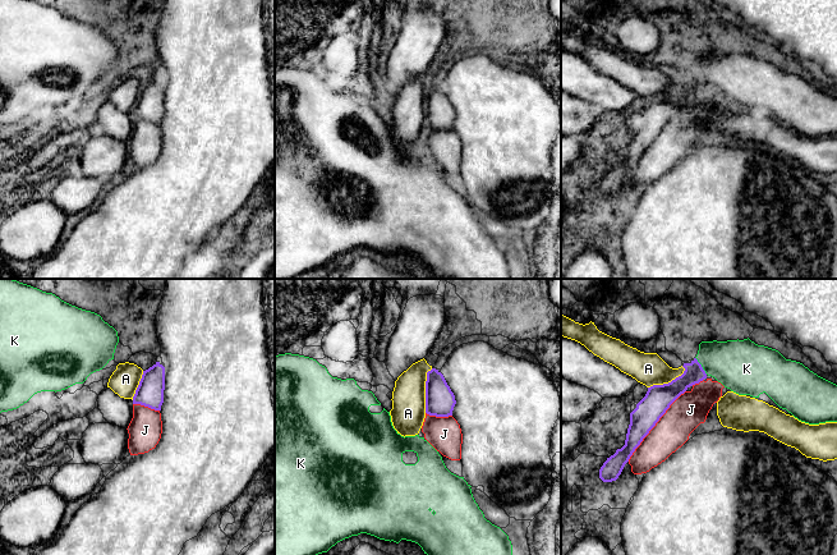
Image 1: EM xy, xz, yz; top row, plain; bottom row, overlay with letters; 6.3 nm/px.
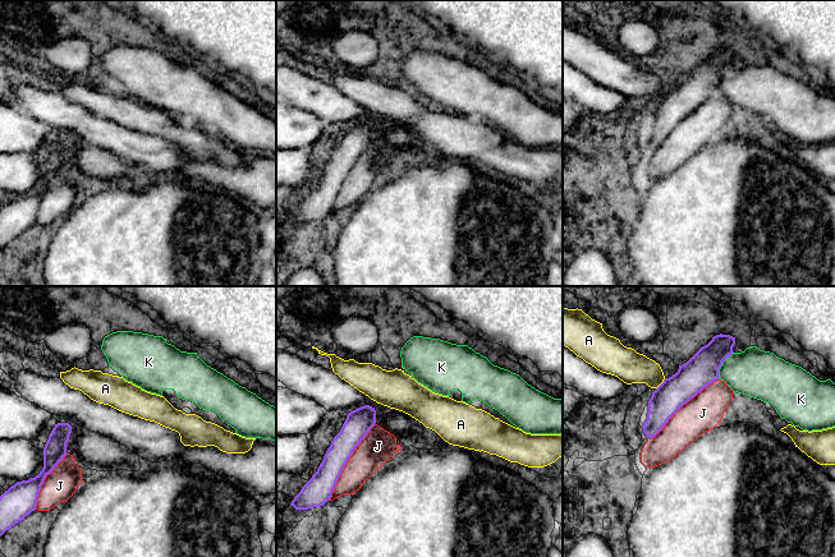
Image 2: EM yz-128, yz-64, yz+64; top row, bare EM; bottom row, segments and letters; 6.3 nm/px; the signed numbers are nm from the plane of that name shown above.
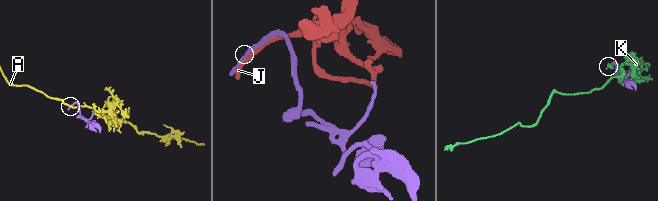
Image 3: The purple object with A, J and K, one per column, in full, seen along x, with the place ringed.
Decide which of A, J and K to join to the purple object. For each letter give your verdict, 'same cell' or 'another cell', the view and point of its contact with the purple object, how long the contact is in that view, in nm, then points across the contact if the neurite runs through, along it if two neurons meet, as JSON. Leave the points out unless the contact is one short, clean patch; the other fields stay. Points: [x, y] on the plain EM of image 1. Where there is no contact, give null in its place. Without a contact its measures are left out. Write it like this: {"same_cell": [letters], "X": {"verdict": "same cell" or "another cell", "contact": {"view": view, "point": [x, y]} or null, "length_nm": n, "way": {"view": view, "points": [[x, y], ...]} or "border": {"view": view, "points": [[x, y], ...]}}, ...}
{"same_cell": ["J"], "A": {"verdict": "another cell", "contact": {"view": "xz", "point": [426, 104]}, "length_nm": 280, "border": {"view": "xz", "points": [[432, 82], [427, 86], [424, 125]]}}, "J": {"verdict": "same cell", "contact": {"view": "yz", "point": [654, 138]}, "length_nm": 600}, "K": {"verdict": "another cell", "contact": {"view": "yz", "point": [700, 79]}, "length_nm": 130, "border": {"view": "yz", "points": [[695, 70], [707, 87]]}}}

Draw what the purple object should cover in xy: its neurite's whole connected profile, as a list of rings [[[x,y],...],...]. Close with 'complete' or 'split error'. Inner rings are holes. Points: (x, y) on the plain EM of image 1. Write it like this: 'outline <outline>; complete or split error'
outline [[[156,75],[143,84],[133,110],[133,132],[128,139],[130,169],[148,166],[162,147],[161,119],[164,116],[165,81]]]; split error

